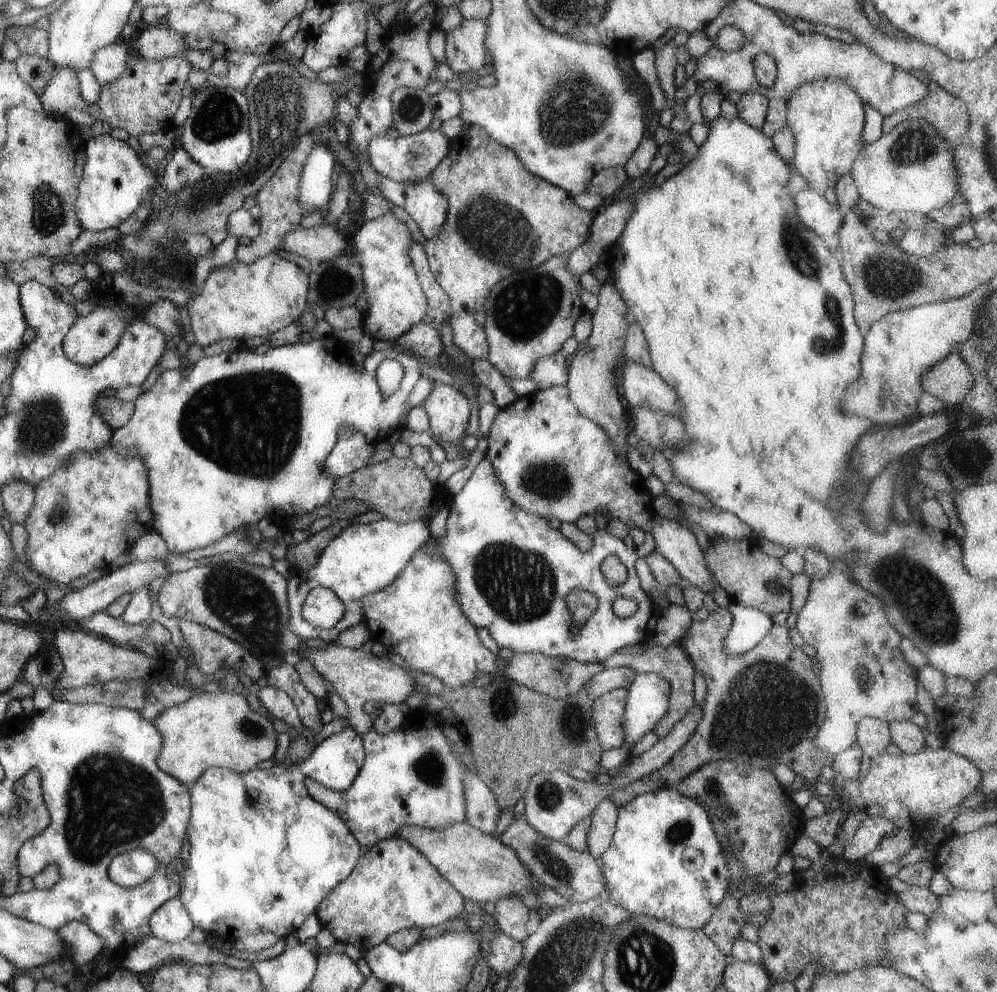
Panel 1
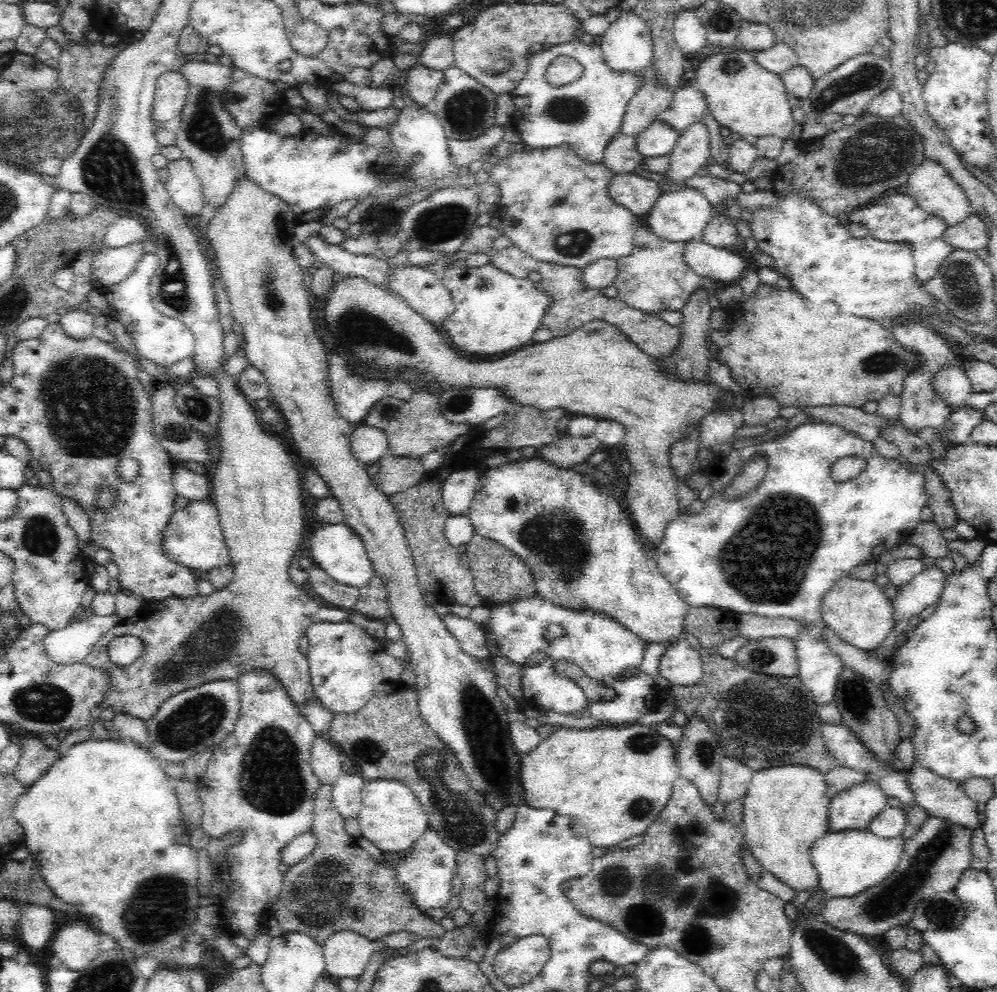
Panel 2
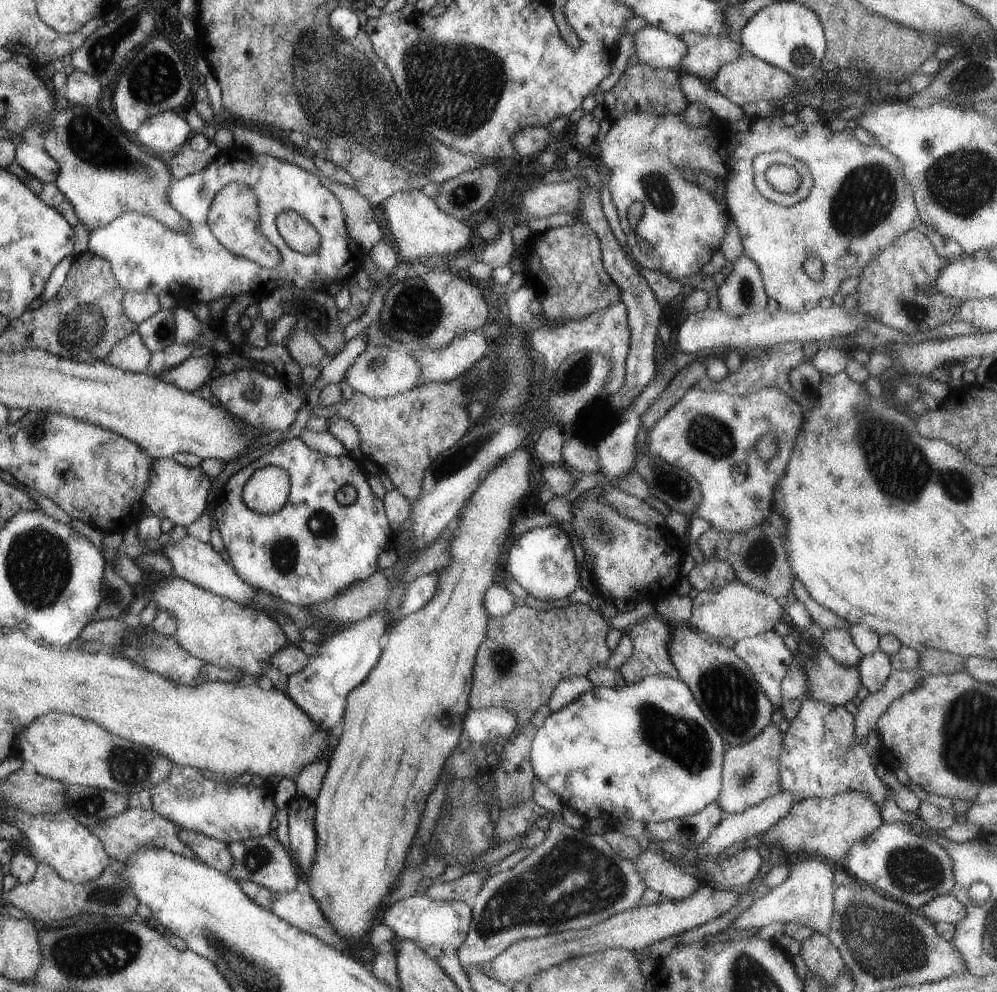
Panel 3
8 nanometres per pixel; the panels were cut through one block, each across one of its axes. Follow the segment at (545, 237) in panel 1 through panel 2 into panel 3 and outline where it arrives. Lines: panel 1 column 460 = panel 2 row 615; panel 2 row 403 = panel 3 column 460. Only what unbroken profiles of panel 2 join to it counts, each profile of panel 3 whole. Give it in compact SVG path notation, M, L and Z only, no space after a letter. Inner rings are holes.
M422 189L397 192L382 202L384 220L394 236L392 245L401 260L413 261L422 256L459 255L470 242L470 226L446 212L442 212L430 196Z

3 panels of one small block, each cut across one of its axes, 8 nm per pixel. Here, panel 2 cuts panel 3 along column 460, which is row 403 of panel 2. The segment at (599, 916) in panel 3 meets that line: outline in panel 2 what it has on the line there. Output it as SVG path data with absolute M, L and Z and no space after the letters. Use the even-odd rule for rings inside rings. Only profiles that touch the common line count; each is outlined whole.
M961 361L951 366L940 367L931 381L935 393L947 402L952 412L961 409L962 404L972 394L971 384Z

